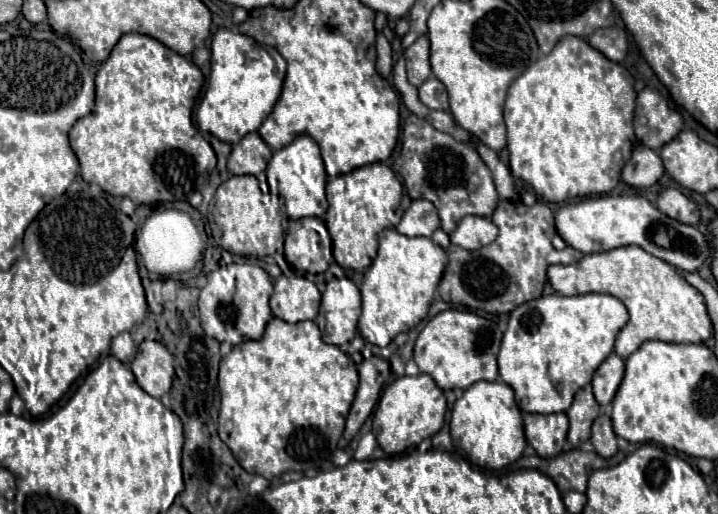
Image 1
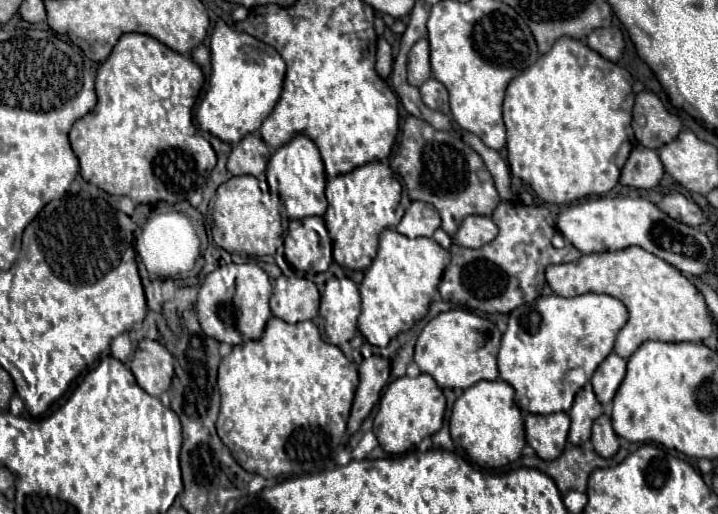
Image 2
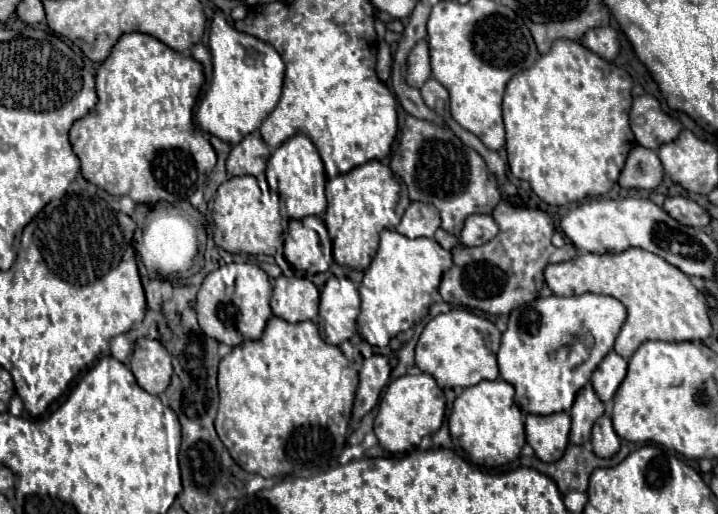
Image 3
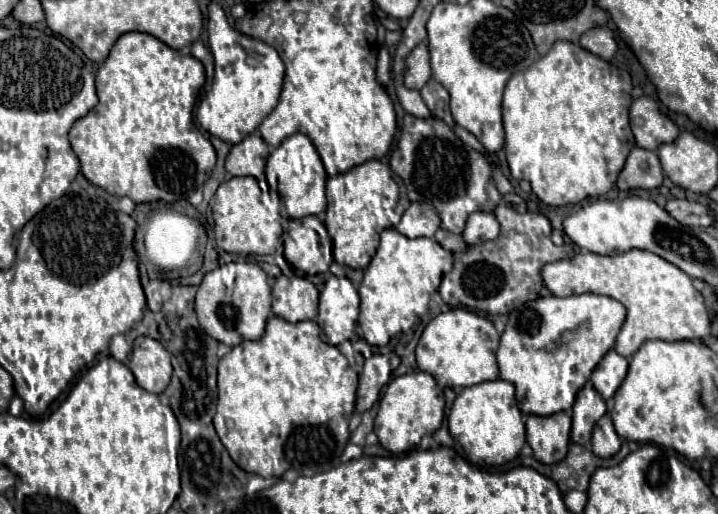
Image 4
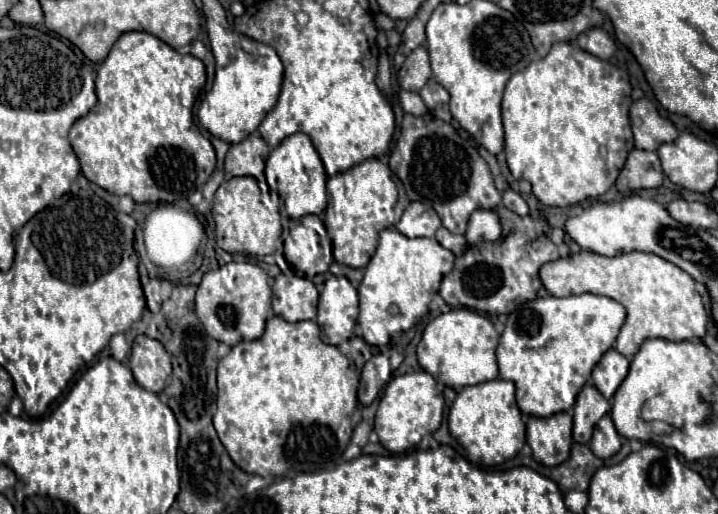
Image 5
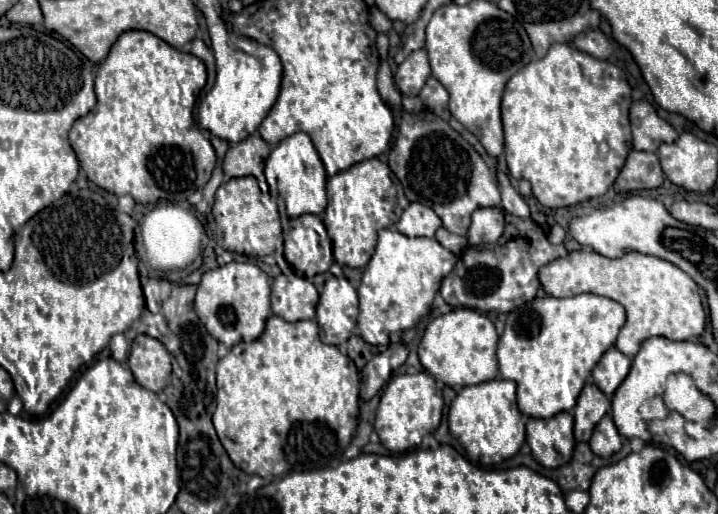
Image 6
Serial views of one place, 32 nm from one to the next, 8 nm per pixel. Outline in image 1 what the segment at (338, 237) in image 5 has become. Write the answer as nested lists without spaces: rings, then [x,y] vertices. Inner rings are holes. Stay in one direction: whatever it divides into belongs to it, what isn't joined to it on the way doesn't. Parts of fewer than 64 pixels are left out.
[[[382,162],[366,164],[364,168],[356,168],[348,172],[348,176],[336,176],[334,182],[332,180],[328,182],[326,198],[330,208],[324,216],[324,222],[332,238],[334,260],[342,268],[366,270],[372,264],[378,250],[378,234],[384,228],[395,227],[400,222],[401,218],[396,211],[401,197],[401,181],[390,170],[390,166]]]

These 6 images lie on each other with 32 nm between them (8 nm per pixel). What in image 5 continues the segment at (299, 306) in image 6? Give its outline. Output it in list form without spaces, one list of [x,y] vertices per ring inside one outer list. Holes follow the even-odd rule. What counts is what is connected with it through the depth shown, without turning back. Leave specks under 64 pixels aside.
[[[278,276],[274,280],[272,310],[276,316],[288,322],[314,320],[316,306],[318,306],[318,290],[309,279],[299,276]]]

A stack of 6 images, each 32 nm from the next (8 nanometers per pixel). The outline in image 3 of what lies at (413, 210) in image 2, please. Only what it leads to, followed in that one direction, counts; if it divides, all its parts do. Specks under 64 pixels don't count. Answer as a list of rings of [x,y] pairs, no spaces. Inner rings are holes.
[[[412,202],[402,216],[402,222],[396,230],[408,238],[432,238],[434,232],[440,228],[440,216],[432,204],[426,202]]]

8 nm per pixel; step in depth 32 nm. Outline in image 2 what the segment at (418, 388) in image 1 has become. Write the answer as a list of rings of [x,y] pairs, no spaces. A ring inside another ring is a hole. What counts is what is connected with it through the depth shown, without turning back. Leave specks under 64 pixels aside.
[[[420,374],[414,378],[402,376],[392,384],[388,384],[378,404],[378,414],[374,418],[374,434],[380,446],[388,454],[408,452],[412,446],[418,446],[422,438],[432,436],[442,428],[444,410],[446,410],[446,398],[432,376],[428,374]]]

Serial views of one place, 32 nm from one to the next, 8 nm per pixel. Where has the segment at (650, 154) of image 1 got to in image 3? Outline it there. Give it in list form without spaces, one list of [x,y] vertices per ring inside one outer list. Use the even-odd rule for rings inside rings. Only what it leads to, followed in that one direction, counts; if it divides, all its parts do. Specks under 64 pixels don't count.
[[[636,146],[632,148],[624,170],[620,172],[618,184],[622,188],[644,188],[652,190],[662,182],[662,164],[654,150]]]

